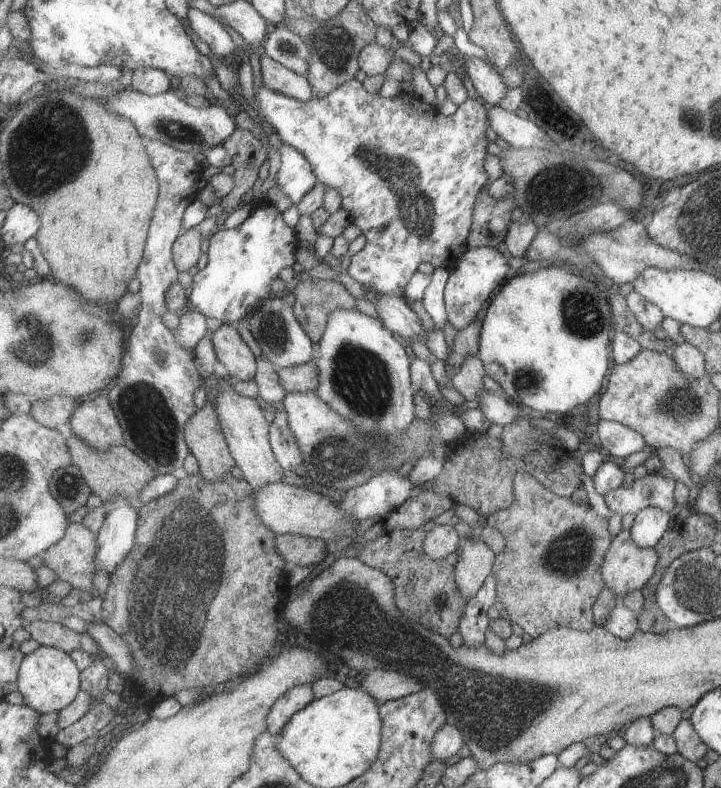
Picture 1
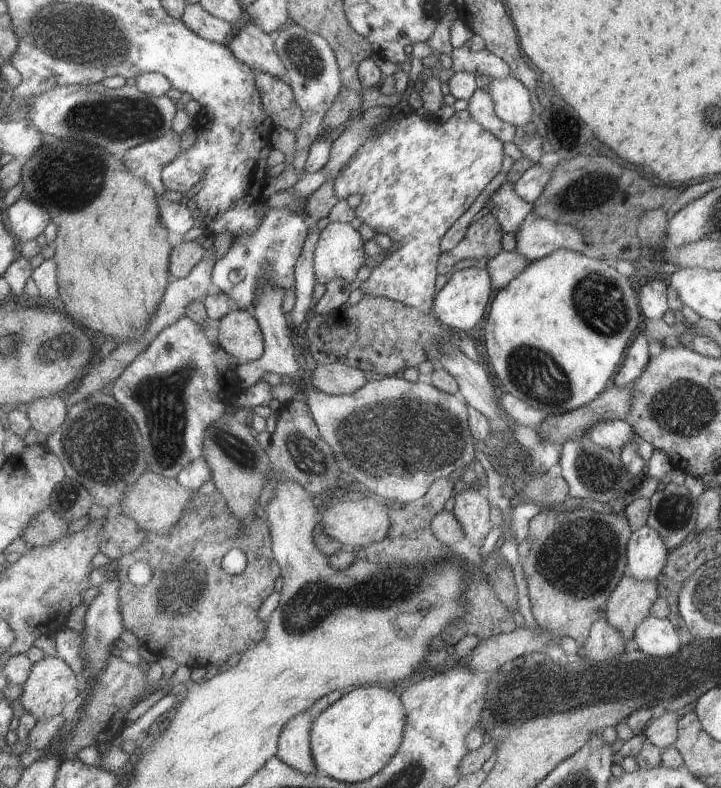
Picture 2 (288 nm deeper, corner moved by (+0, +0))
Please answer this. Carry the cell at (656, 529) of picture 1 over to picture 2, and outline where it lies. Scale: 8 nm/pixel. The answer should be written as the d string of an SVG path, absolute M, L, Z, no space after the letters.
M643 526L635 530L629 542L629 564L627 574L637 580L657 580L669 562L669 546L665 544L659 530L653 526Z

